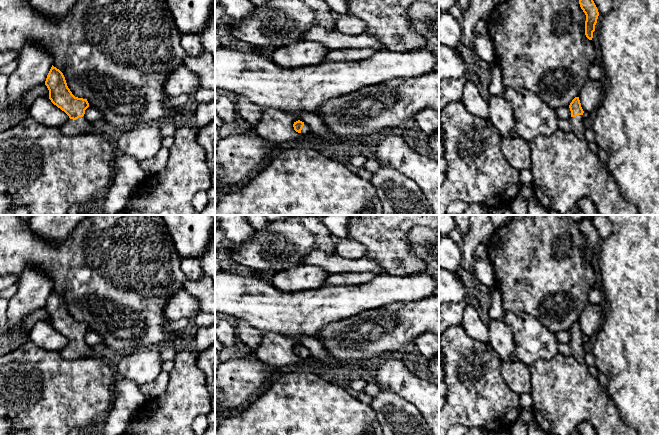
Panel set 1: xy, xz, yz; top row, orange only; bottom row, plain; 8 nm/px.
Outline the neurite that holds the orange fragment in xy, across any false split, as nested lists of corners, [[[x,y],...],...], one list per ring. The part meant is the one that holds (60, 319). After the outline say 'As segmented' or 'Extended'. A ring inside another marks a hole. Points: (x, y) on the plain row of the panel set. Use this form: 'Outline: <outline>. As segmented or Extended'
Outline: [[[52,289],[45,309],[49,314],[51,326],[64,335],[69,344],[60,351],[63,358],[90,358],[91,349],[85,342],[85,334],[89,331],[87,323],[75,321],[67,310],[63,297]]]. Extended

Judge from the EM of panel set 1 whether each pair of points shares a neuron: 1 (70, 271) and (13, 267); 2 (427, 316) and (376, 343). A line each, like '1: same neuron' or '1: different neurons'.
1: same neuron
2: same neuron

